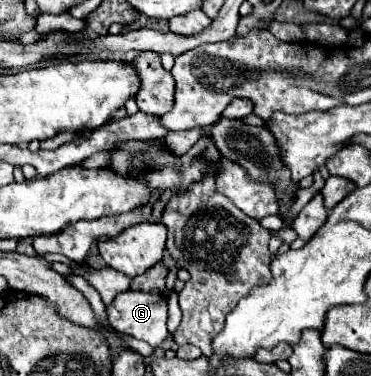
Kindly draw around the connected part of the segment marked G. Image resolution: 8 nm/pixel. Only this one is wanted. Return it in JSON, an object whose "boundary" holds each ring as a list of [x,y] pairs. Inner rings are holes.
{"boundary":[[[144,291],[118,293],[114,303],[106,307],[110,325],[134,339],[142,339],[154,347],[168,337],[168,307],[164,295]]]}

